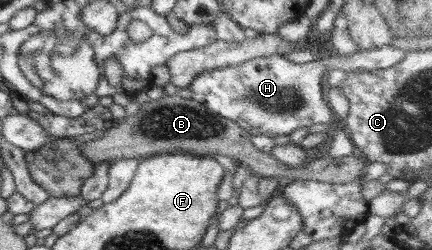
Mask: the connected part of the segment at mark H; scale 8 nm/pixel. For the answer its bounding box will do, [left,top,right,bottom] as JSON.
[188,46,406,139]

